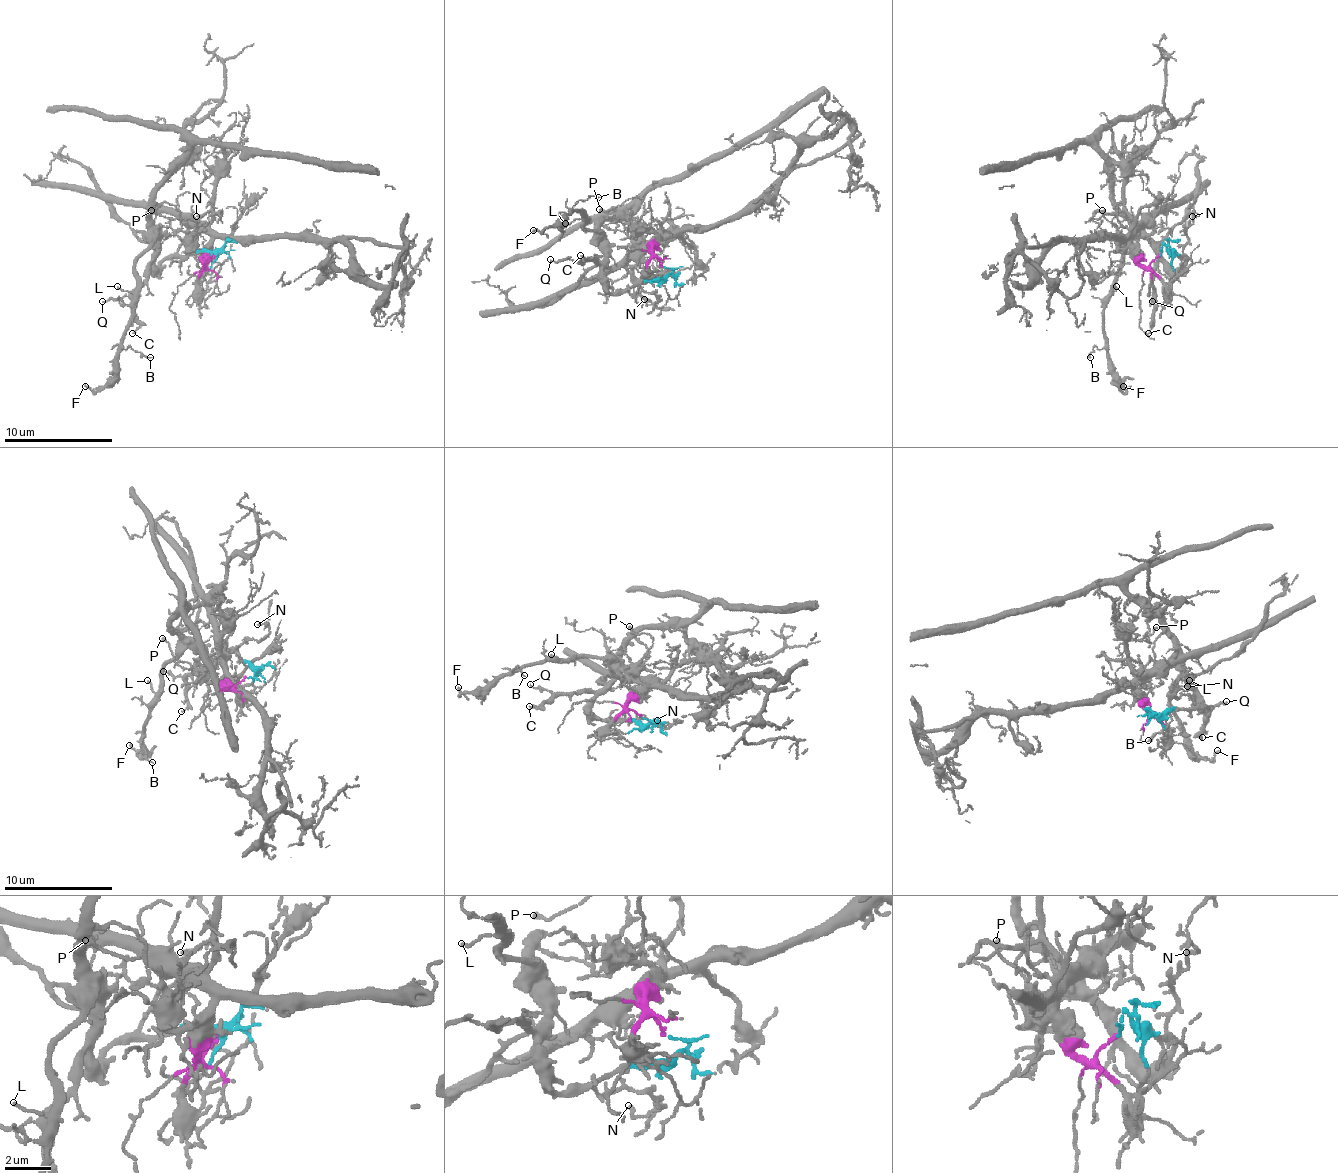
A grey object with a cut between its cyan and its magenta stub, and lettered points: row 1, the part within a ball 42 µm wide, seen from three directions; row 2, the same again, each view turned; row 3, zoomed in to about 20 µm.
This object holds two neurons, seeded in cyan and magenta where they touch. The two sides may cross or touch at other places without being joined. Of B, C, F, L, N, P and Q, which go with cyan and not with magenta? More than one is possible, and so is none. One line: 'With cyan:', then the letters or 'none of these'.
With cyan: B, C, F, L, N, Q

